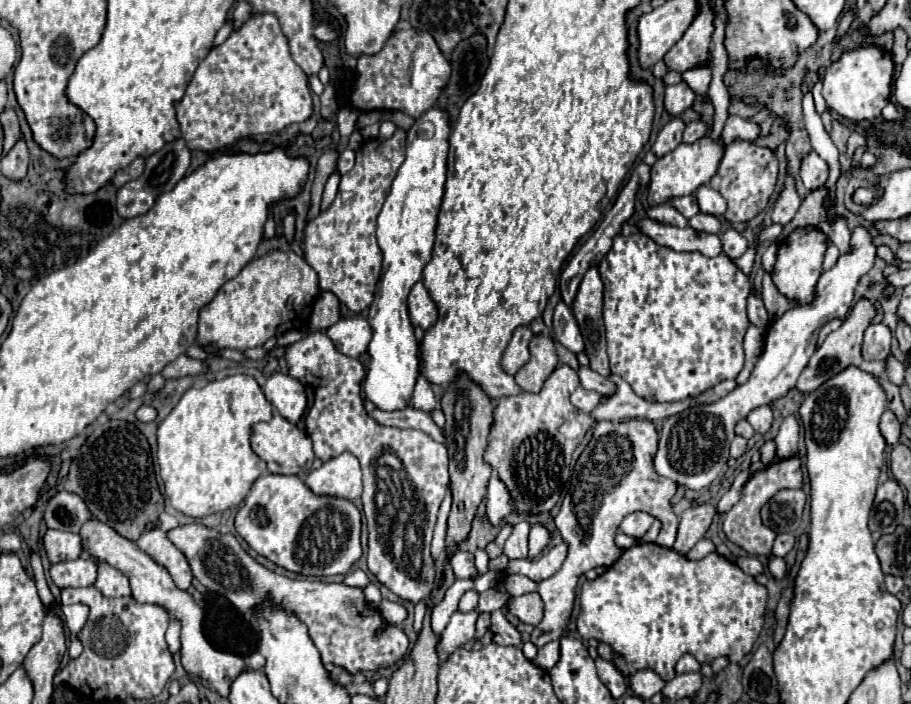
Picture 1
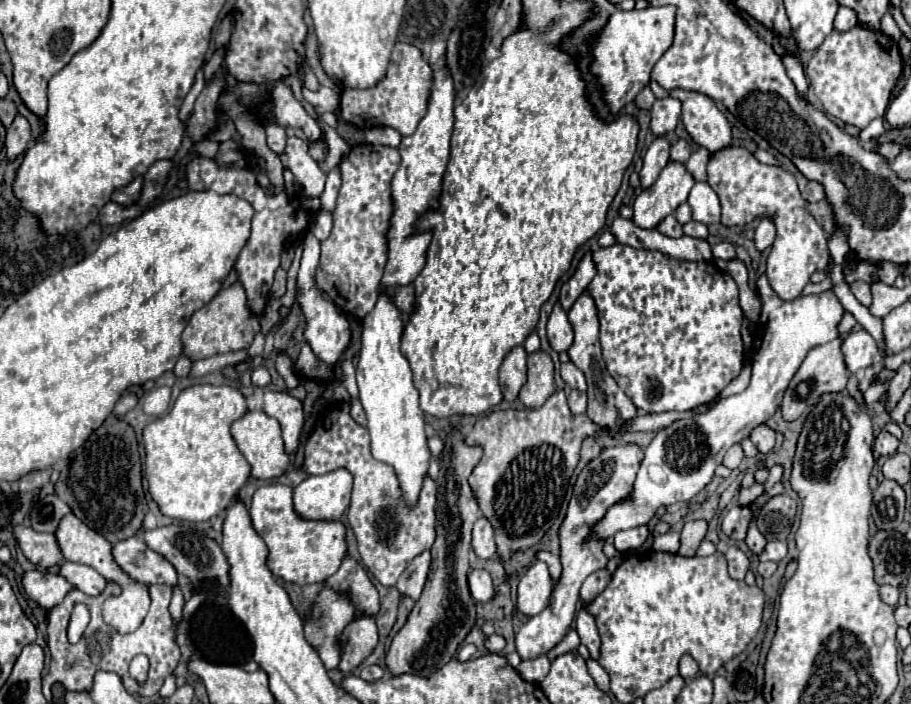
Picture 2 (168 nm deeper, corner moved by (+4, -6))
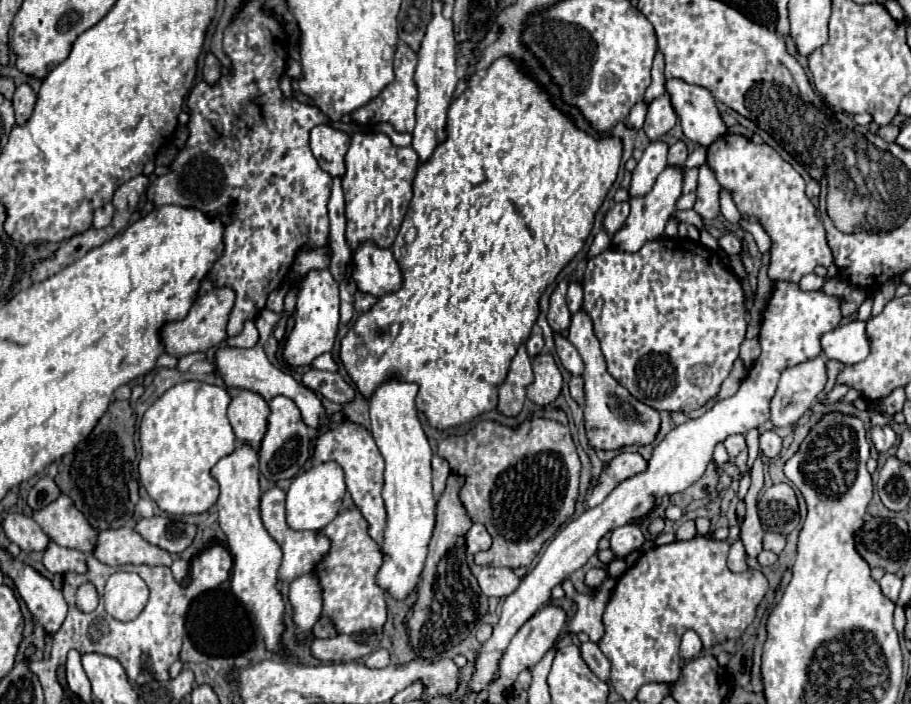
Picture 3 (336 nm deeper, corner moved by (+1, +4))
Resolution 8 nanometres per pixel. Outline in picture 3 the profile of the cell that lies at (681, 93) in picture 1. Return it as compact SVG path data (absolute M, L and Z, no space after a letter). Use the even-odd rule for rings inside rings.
M663 94L661 98L649 104L643 130L649 140L659 140L663 134L667 134L675 126L675 122L677 122L677 114L669 102L669 96Z

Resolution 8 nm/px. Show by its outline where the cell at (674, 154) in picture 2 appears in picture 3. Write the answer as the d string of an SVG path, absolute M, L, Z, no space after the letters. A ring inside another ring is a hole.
M675 142L671 148L669 148L669 156L667 156L667 164L673 166L673 168L683 168L685 166L685 160L687 160L687 148L685 148L685 142Z

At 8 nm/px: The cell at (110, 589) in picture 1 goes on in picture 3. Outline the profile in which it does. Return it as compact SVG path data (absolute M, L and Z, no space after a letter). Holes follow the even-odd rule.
M49 542L49 546L43 552L43 566L51 574L65 574L65 572L85 572L85 554L75 548L65 548L55 542Z

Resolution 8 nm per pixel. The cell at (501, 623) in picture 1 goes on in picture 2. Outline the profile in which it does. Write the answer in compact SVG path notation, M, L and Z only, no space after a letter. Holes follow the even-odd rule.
M492 634L484 640L484 646L486 646L488 652L502 652L504 646L506 646L506 640L500 634Z

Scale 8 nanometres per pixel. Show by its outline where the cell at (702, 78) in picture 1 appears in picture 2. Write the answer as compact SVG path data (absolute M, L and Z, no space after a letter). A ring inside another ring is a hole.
M682 88L670 90L670 96L682 102L682 122L694 142L710 152L718 152L732 144L732 126L710 96Z

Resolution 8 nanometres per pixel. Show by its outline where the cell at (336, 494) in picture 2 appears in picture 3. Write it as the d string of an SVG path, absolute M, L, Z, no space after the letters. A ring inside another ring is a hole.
M323 462L319 466L313 466L311 470L293 478L293 482L287 490L287 504L285 504L287 526L293 530L319 530L319 528L323 528L325 524L329 524L337 516L343 496L345 496L343 468L337 462Z

